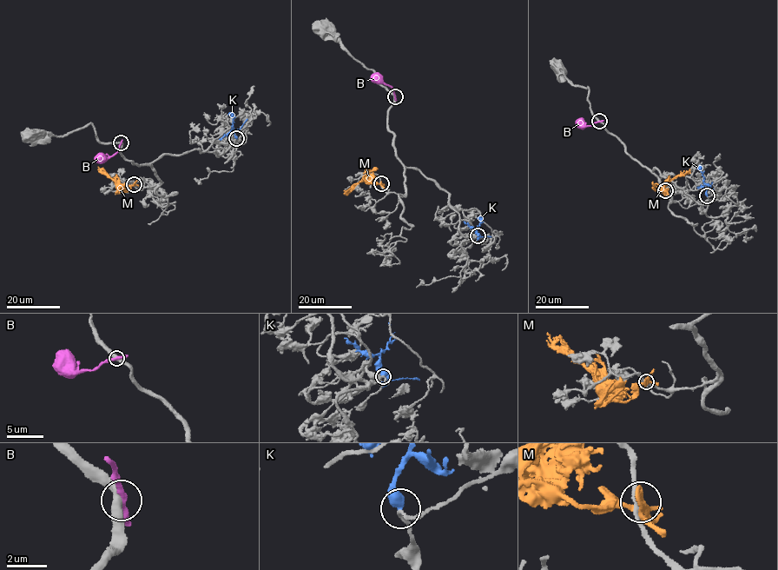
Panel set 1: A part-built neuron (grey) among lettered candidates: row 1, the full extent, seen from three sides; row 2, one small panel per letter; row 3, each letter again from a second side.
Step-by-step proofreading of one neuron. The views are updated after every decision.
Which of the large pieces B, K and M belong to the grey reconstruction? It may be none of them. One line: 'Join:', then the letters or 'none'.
Join: none

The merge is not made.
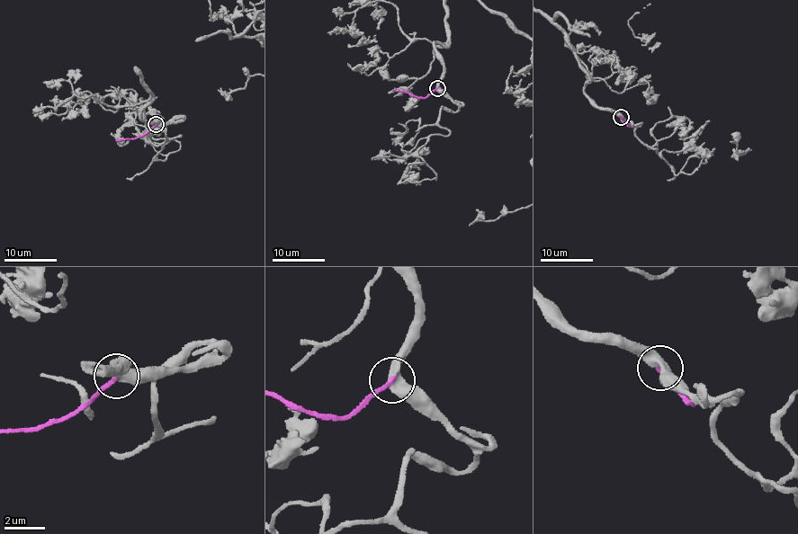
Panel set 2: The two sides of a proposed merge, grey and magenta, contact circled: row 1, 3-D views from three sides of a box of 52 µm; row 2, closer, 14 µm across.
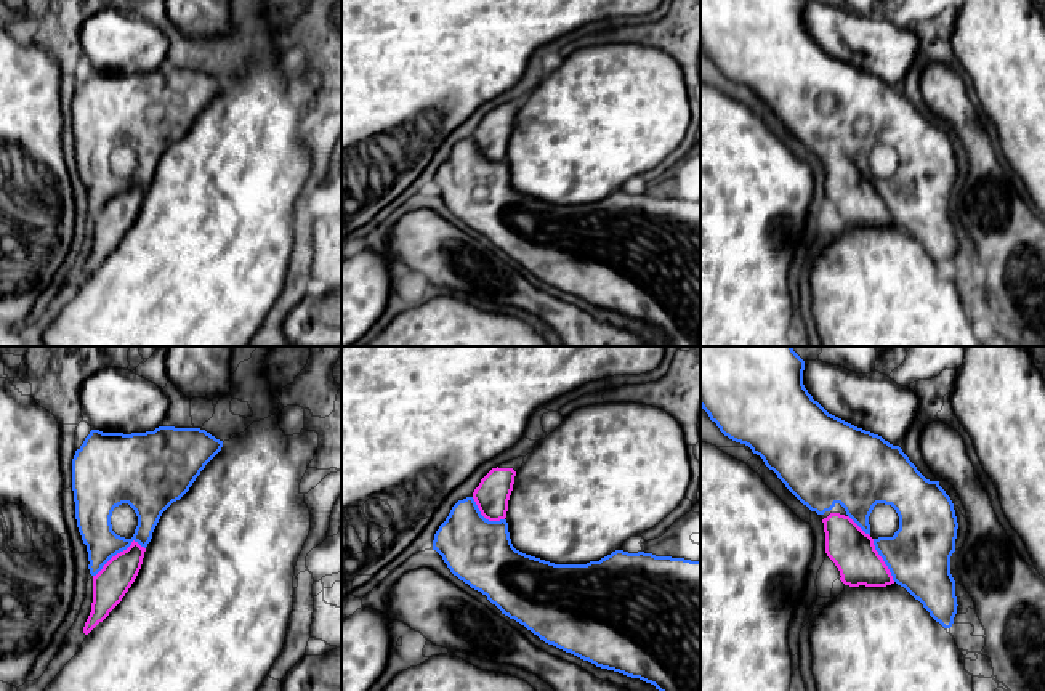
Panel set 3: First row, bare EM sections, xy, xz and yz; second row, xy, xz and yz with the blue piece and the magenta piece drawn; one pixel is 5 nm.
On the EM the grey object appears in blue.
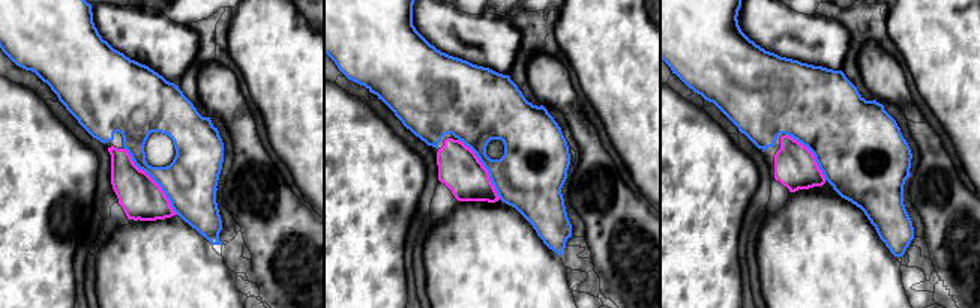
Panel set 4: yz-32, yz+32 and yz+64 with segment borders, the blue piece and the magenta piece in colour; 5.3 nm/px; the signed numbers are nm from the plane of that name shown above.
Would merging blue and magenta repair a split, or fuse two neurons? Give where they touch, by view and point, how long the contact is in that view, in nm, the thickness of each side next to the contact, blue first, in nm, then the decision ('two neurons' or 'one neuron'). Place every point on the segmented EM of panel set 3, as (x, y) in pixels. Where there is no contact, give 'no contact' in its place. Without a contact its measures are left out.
xy (119, 552) | 300 nm | 190/180 nm | one neuron

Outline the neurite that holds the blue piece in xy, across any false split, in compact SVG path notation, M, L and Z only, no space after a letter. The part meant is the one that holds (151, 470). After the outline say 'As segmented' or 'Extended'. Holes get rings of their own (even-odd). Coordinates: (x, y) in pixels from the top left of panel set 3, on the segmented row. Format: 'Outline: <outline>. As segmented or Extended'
Outline: M159 426L146 433L91 430L72 459L75 519L93 576L88 635L135 582L162 513L180 500L223 441L200 428ZM128 503L138 526L131 539L112 531L115 507Z. Extended

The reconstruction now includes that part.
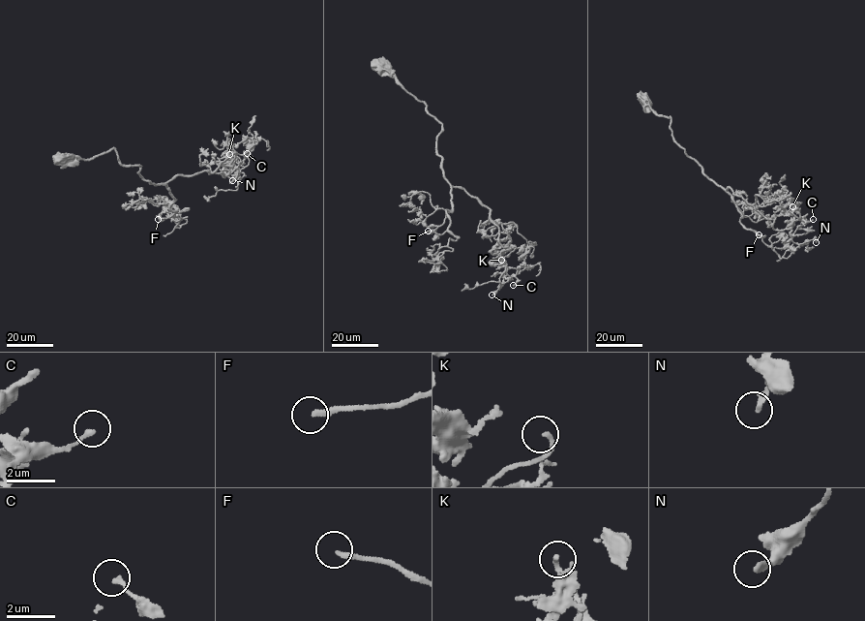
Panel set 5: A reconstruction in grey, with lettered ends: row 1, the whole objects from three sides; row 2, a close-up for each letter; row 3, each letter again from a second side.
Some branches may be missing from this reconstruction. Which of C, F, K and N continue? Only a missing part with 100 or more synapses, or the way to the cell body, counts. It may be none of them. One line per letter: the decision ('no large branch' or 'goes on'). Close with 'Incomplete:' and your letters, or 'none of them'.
C: no large branch
F: goes on
K: no large branch
N: no large branch
Incomplete: F

